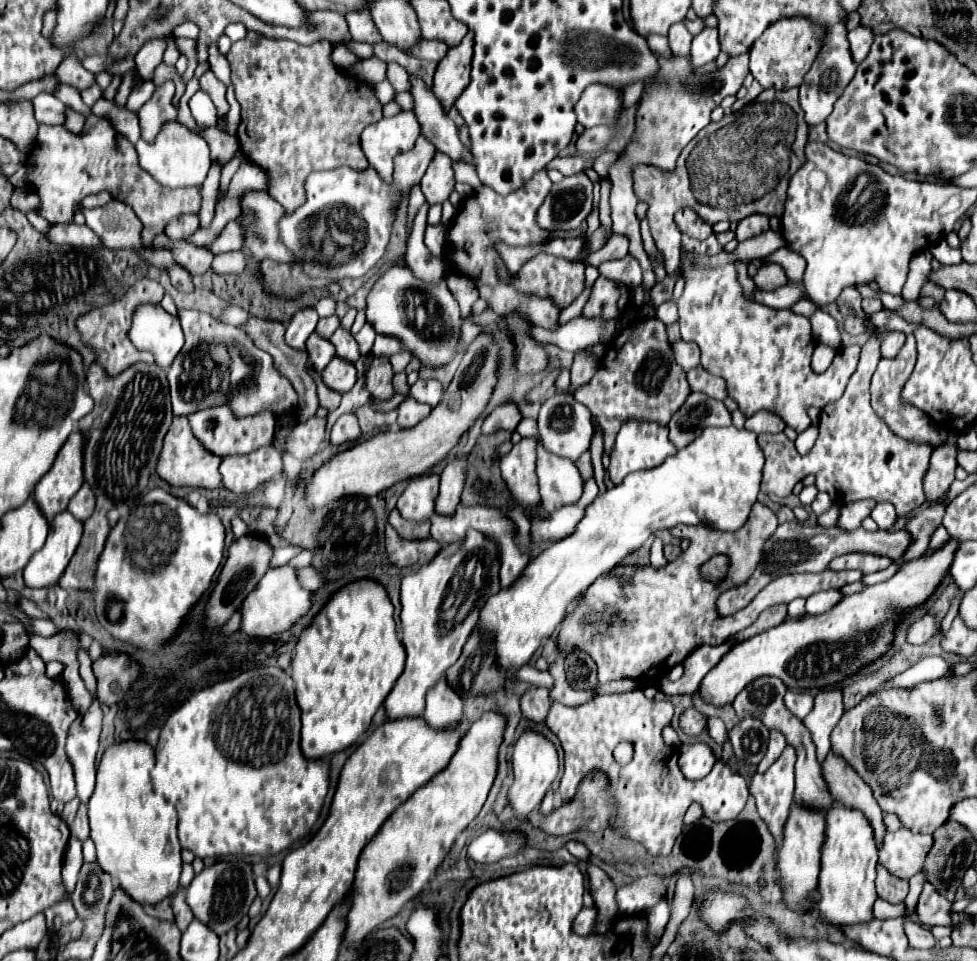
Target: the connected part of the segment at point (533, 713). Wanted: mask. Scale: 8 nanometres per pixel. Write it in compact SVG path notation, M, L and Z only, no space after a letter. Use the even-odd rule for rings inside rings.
M530 687L520 699L522 715L532 719L532 721L544 721L550 709L550 699L548 699L548 689L546 687Z

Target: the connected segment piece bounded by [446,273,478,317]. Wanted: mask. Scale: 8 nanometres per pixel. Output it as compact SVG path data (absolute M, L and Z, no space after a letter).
M448 273L446 275L446 285L450 289L450 293L454 295L454 299L458 301L460 309L462 309L462 315L466 317L472 309L472 303L478 299L478 289L476 289L476 283L474 281L468 281L466 277L462 275L456 275L456 273Z

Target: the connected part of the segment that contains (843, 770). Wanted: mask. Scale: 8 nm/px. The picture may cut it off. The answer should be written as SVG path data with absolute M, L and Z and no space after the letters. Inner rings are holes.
M830 753L822 763L822 773L836 801L842 801L848 809L862 811L864 817L868 817L868 823L874 829L876 847L880 847L880 843L884 843L886 825L882 821L880 805L876 803L868 783L864 783L864 779L860 779L860 775L856 775L856 771L834 753Z

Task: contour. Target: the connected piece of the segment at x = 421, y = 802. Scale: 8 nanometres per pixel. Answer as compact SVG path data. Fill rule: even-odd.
M484 713L478 721L474 721L462 735L458 749L452 755L448 767L444 767L440 773L436 773L436 777L432 777L430 783L422 785L406 803L402 803L390 815L390 819L386 819L386 823L380 827L378 835L364 847L364 851L360 853L360 859L358 859L354 883L352 883L350 891L346 893L350 907L346 913L346 929L344 929L344 937L342 937L344 945L360 945L372 929L376 929L386 919L394 917L404 907L404 903L414 899L430 883L430 877L436 873L440 863L450 853L456 835L462 833L468 827L468 823L480 813L480 809L488 797L488 791L496 777L498 747L502 743L502 731L504 731L502 715Z

